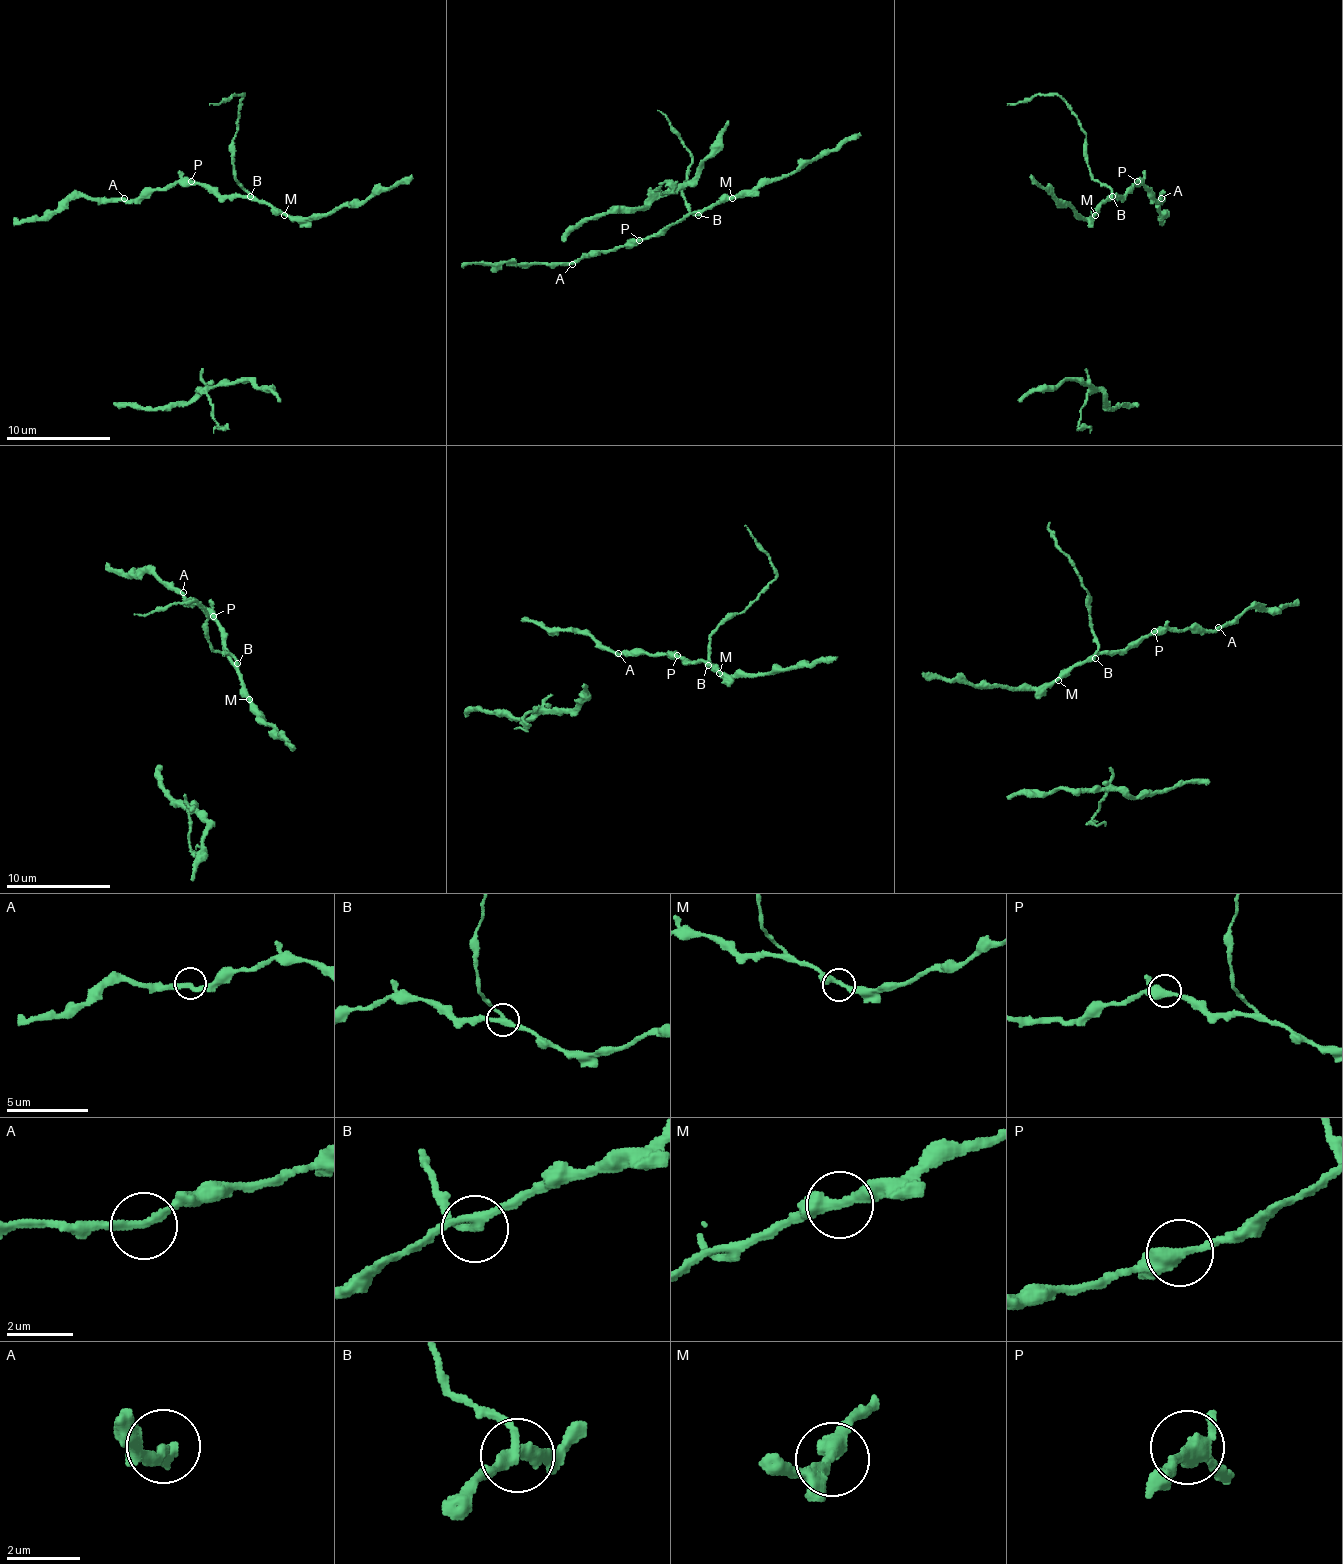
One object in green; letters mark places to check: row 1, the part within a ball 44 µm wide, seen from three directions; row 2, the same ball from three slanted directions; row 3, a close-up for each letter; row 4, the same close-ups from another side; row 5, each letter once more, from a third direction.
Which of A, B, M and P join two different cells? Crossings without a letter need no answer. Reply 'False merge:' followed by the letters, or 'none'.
False merge: B

